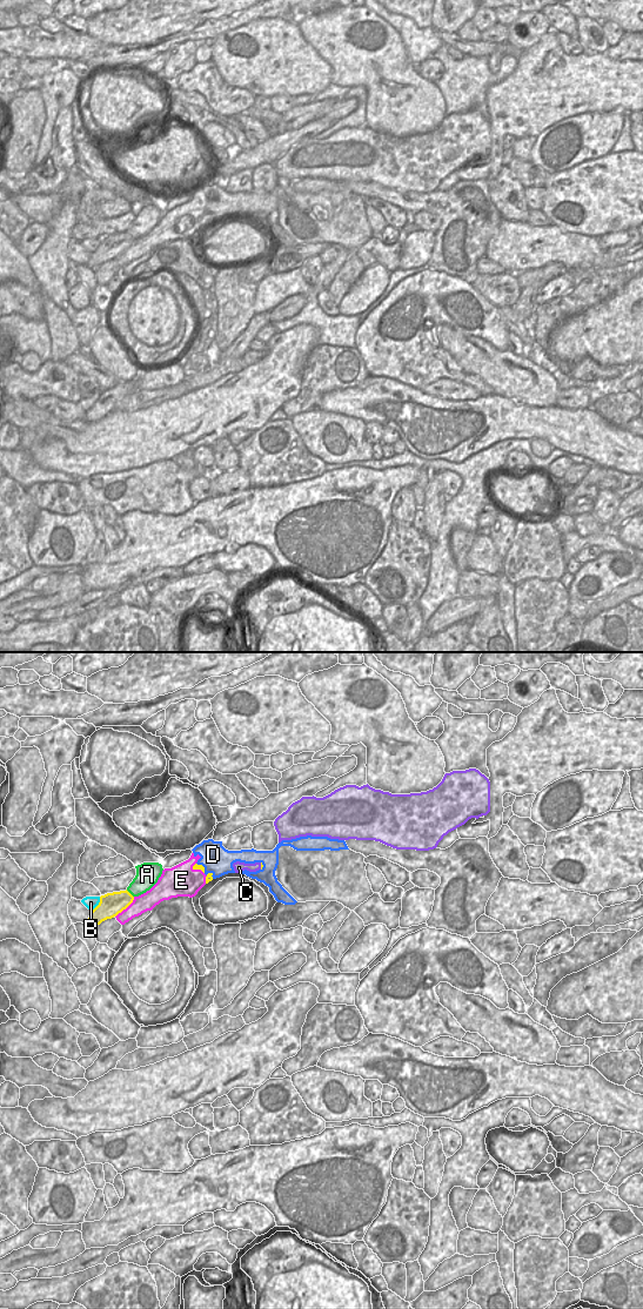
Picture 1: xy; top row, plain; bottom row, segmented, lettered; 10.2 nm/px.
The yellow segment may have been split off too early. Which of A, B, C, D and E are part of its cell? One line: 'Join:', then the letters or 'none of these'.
Join: C

